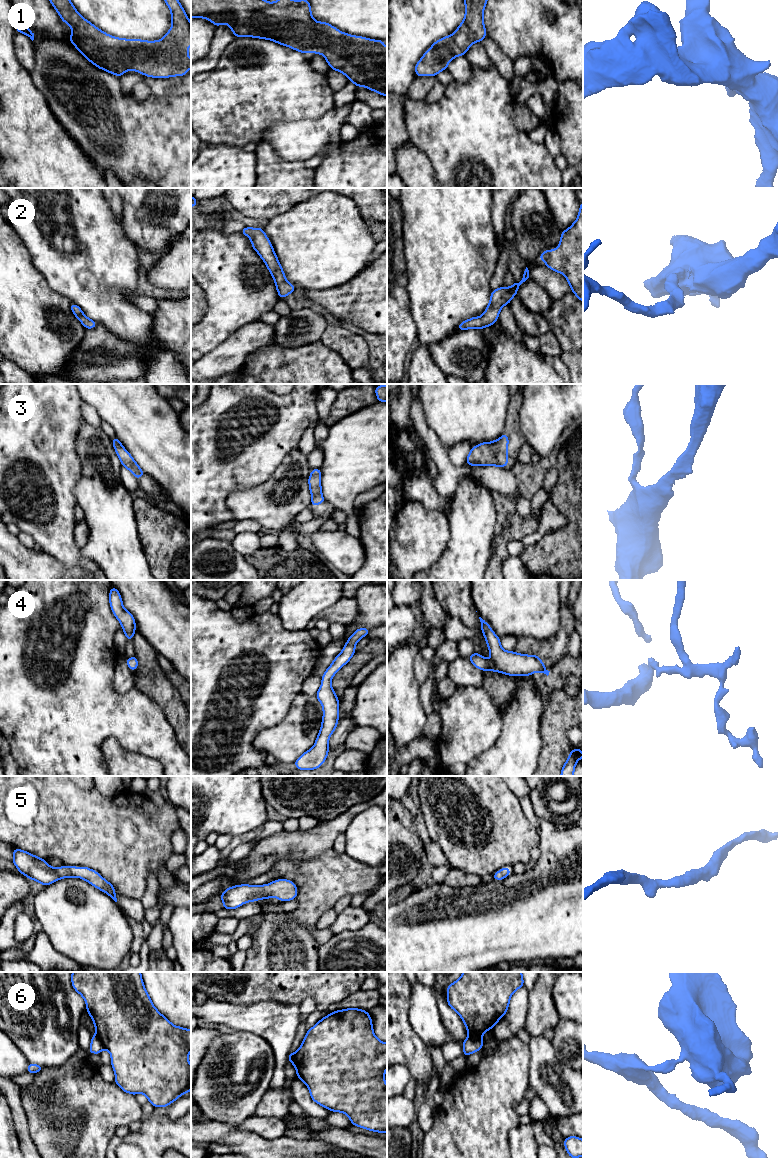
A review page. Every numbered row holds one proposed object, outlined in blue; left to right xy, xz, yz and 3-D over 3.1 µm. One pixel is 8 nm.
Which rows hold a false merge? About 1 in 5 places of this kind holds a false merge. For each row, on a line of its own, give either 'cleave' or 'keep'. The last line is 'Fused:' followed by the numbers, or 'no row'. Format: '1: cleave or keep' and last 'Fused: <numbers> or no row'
1: keep
2: keep
3: keep
4: keep
5: keep
6: cleave
Fused: 6

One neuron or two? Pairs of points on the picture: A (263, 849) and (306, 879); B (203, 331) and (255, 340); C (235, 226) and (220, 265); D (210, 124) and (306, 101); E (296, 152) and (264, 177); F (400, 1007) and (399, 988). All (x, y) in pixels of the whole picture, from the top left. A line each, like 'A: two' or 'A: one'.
A: two
B: two
C: two
D: one
E: two
F: one

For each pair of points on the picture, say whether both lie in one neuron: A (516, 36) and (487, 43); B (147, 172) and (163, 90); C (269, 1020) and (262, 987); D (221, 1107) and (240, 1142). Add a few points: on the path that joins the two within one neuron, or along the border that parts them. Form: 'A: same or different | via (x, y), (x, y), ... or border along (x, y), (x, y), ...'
A: different | border along (487, 34), (510, 58)
B: different | border along (151, 94), (157, 97), (180, 96)
C: different | border along (288, 1003), (263, 1000), (242, 1005)
D: different | border along (207, 1117), (237, 1125)

